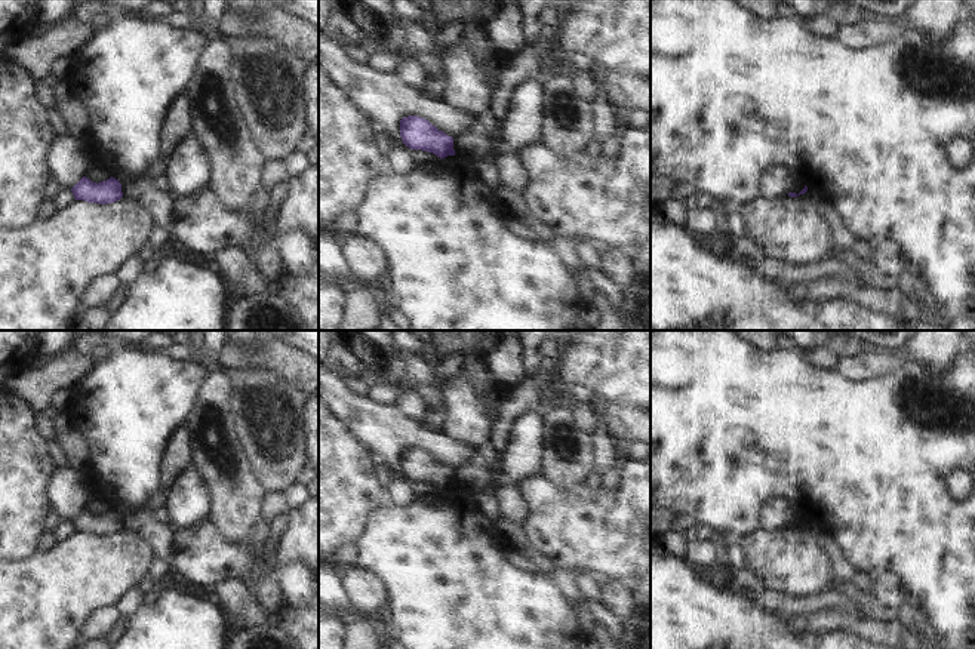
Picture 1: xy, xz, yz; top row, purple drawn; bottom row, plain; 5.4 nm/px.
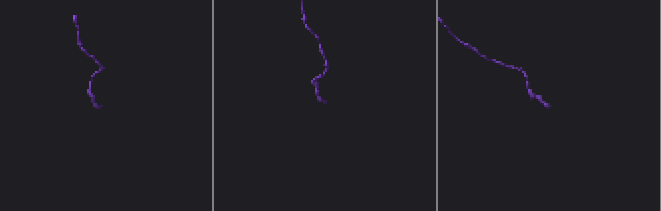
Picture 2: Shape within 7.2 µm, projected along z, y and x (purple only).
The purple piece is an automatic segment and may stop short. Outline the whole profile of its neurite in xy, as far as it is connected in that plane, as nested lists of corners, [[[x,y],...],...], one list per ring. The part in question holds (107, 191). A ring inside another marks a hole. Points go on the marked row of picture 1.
[[[83,176],[71,191],[76,200],[99,204],[114,203],[123,197],[122,184],[113,176],[98,184]]]

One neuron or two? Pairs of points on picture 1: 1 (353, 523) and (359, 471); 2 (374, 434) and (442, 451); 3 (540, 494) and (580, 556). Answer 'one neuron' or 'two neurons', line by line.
1: one neuron
2: one neuron
3: one neuron

